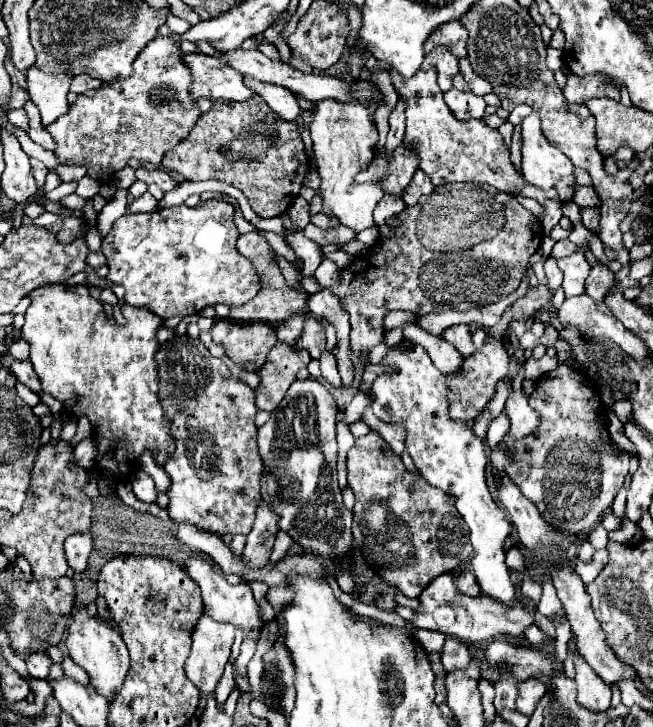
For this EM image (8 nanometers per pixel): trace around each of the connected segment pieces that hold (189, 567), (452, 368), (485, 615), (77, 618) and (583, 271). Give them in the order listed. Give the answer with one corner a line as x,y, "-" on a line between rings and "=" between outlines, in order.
190,557
186,561
186,573
200,585
202,591
202,599
204,599
204,611
206,615
210,615
214,621
218,623
230,623
234,627
242,627
244,631
252,631
252,637
258,637
258,633
264,627
264,621
260,619
260,607
252,595
252,589
248,587
248,583
240,583
240,585
230,585
224,575
220,571
216,571
206,559
202,557
=
406,323
406,331
404,331
404,337
412,339
414,343
422,345
432,363
444,373
444,375
450,375
450,373
456,373
456,369
460,369
460,361
464,361
460,357
460,353
456,353
456,349
452,349
452,345
448,345
442,337
436,337
428,331
424,331
422,327
414,325
414,323
=
452,573
436,577
436,581
432,581
432,585
428,585
428,589
424,589
424,593
420,593
418,601
420,601
420,605
418,605
418,609
414,609
414,617
410,621
414,629
440,631
444,635
462,639
466,643
488,641
502,633
522,637
524,629
534,623
534,605
528,597
524,597
524,601
516,601
516,605
512,609
504,609
504,605
496,605
494,601
488,601
488,597
470,599
470,597
464,597
462,593
456,593
=
78,609
78,613
72,617
70,627
68,627
66,647
68,647
68,655
72,657
72,661
88,673
92,689
98,695
102,695
108,703
112,703
114,697
120,693
126,673
130,669
130,657
128,657
128,649
122,637
114,629
100,623
96,617
90,617
86,609
=
574,253
570,257
558,259
558,267
564,273
564,283
562,285
564,285
566,297
582,295
584,293
584,281
586,281
588,271
590,271
590,265
584,259
584,255
582,253

